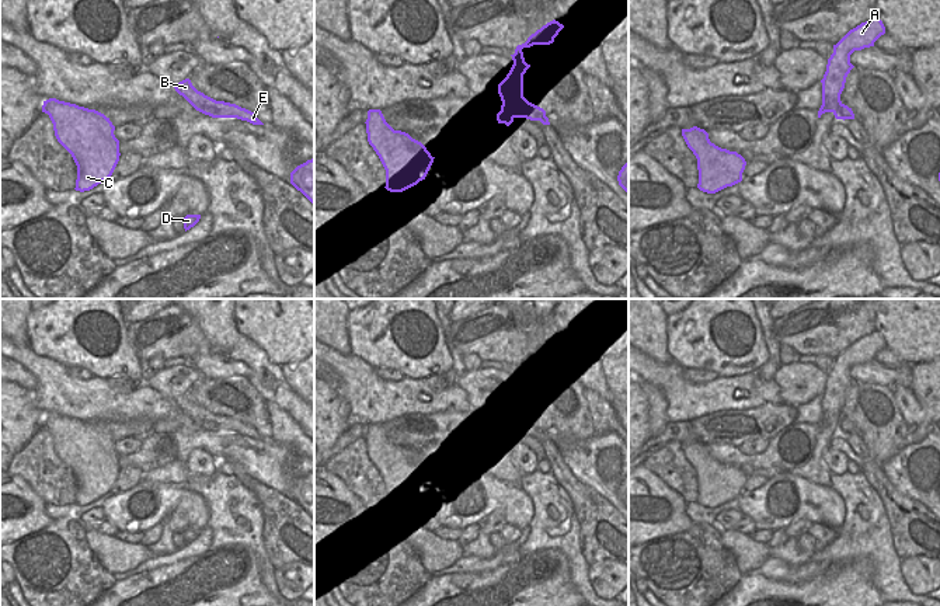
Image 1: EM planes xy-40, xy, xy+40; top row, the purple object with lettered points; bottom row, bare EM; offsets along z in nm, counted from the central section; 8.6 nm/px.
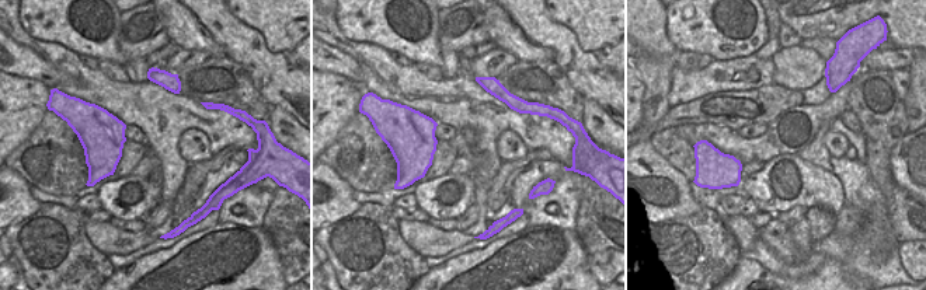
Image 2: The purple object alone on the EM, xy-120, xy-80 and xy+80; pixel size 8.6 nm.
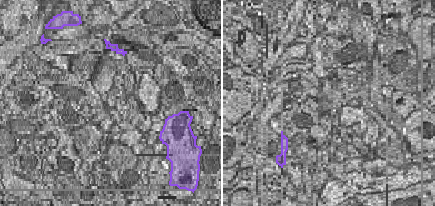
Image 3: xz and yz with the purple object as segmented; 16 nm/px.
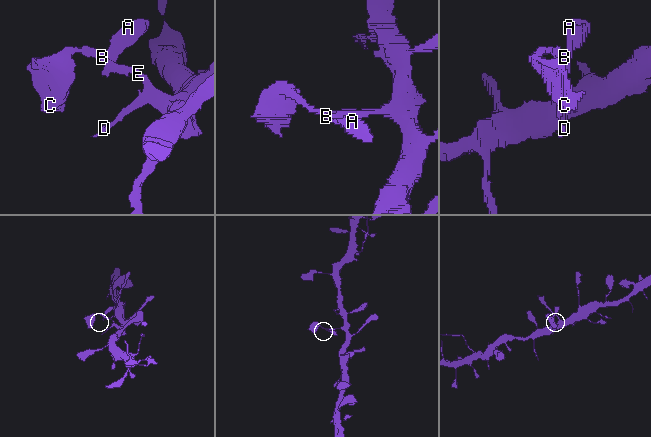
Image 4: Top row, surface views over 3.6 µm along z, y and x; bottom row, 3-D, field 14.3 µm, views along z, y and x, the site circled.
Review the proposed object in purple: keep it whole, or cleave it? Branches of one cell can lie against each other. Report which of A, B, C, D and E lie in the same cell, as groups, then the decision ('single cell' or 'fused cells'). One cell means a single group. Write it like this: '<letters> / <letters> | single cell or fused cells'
A B C D E | single cell

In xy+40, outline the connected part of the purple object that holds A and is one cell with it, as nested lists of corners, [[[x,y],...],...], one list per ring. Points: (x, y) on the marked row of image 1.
[[[873,17],[850,29],[836,45],[833,45],[833,53],[828,59],[826,72],[821,80],[822,105],[818,111],[818,118],[825,112],[832,112],[836,119],[854,119],[852,108],[840,101],[846,77],[854,67],[850,63],[850,55],[854,50],[874,46],[874,42],[884,34],[885,27],[882,21]]]

